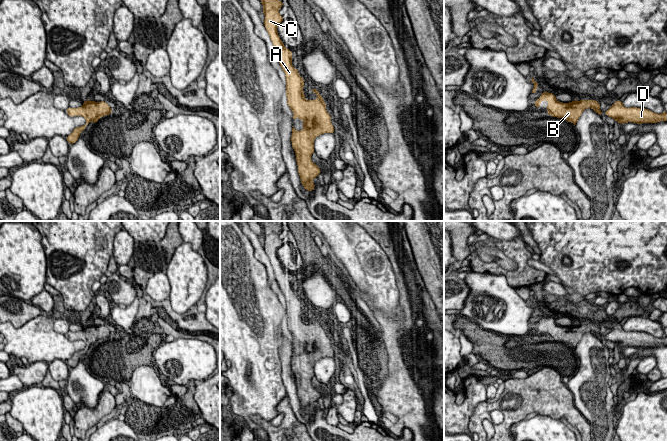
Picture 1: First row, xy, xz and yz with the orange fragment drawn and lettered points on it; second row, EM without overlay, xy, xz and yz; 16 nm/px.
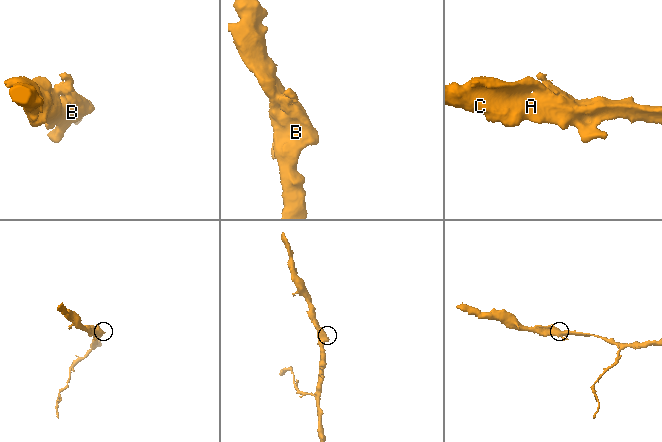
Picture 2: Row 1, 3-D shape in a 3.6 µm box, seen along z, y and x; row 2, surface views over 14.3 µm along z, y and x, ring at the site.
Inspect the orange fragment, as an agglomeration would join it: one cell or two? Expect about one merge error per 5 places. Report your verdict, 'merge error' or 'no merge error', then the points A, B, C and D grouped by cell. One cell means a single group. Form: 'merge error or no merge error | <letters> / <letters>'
no merge error | A B C D

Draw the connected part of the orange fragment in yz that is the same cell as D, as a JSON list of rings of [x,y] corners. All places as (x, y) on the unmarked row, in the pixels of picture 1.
[[[617,324],[604,338],[620,348],[628,346],[637,348],[667,346],[667,336],[665,335],[662,338],[657,338],[645,332],[625,332],[621,324]]]

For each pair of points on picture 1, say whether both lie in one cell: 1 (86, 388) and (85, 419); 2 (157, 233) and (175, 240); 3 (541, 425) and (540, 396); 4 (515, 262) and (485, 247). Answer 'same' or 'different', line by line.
1: different
2: different
3: different
4: same

